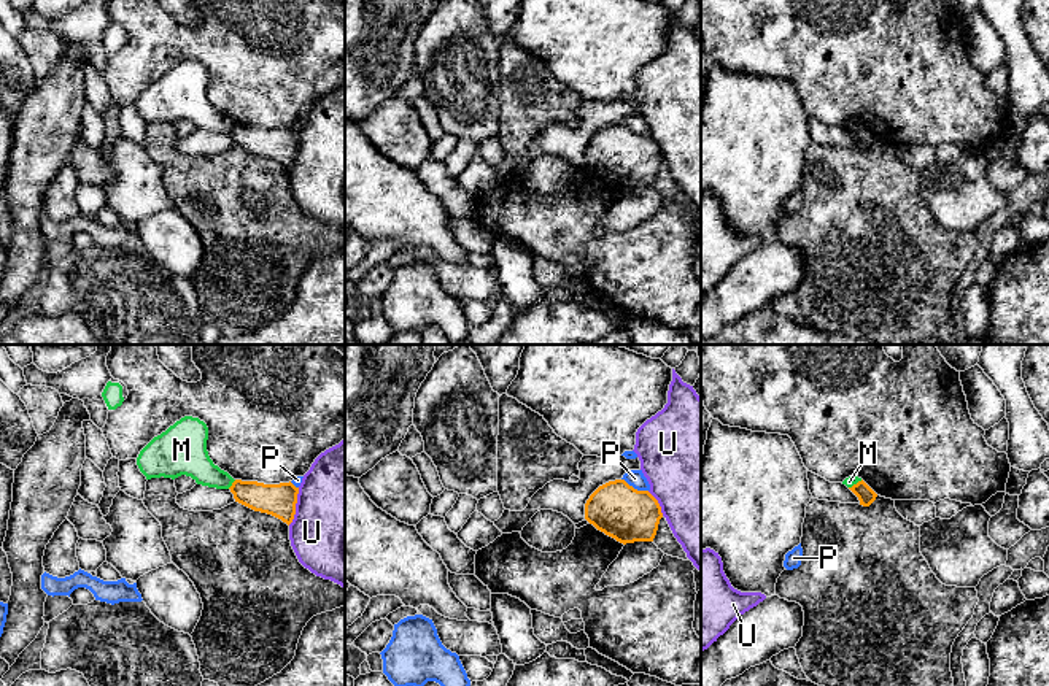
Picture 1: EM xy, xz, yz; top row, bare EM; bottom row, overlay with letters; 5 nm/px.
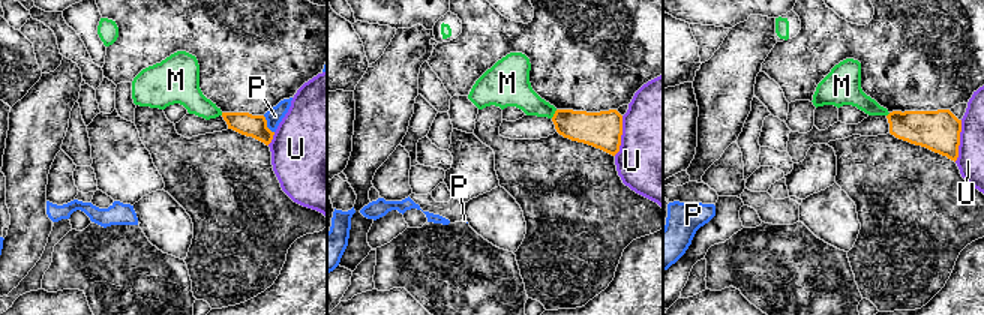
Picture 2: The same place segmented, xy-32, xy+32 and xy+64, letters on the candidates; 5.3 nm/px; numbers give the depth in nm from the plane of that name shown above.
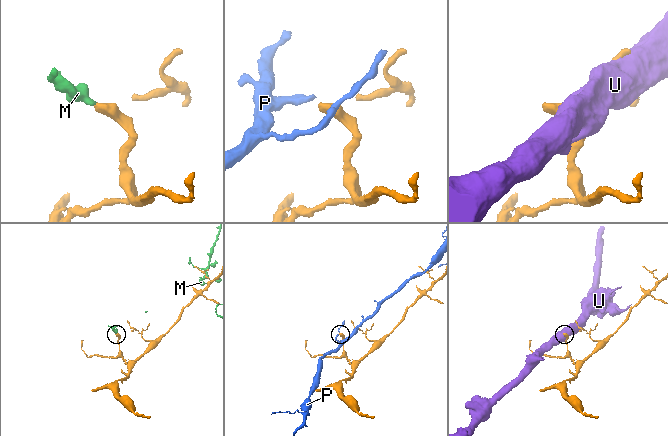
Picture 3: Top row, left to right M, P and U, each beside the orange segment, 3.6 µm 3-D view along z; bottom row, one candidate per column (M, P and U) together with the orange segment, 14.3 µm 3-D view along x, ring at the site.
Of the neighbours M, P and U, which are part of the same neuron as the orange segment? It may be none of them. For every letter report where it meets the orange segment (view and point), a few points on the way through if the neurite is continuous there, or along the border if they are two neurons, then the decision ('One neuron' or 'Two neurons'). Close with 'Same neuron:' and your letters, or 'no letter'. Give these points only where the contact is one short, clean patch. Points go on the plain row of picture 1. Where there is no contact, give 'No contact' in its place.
M: Touches orange at xy (232, 129). Two neurons
P: Touches orange at xz (633, 132). Boundary: xz (622, 123), (634, 132), (647, 135). Two neurons
U: Touches orange at xy (294, 151). Two neurons
Same neuron: no letter

